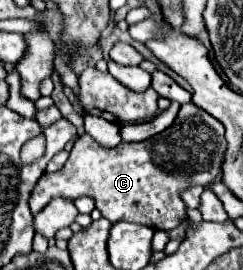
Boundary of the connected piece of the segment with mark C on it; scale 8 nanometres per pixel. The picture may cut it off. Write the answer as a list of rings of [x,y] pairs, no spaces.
[[[189,102],[181,106],[179,116],[167,130],[145,142],[121,142],[115,148],[105,148],[89,134],[83,134],[73,144],[67,164],[59,172],[39,178],[29,208],[37,214],[55,196],[65,200],[89,196],[95,200],[95,208],[113,224],[125,220],[155,230],[173,230],[187,218],[181,192],[191,186],[211,186],[221,176],[225,152],[227,140],[221,122]]]

